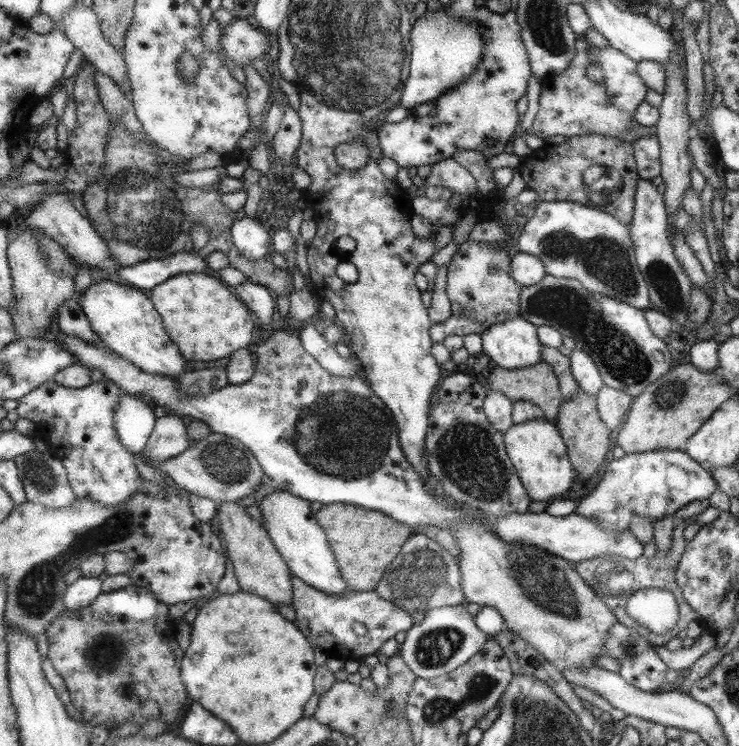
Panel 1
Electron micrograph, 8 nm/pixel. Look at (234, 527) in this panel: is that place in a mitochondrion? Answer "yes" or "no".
no

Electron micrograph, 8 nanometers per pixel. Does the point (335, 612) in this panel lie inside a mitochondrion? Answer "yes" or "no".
no

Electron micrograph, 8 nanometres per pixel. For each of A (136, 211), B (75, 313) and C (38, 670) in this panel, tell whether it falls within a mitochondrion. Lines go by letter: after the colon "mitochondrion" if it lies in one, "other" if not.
A: mitochondrion
B: other
C: other

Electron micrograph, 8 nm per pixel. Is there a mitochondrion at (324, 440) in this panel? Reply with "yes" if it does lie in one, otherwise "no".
yes

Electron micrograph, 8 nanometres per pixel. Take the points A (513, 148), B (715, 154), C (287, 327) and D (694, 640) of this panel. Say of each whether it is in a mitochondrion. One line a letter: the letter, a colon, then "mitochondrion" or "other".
A: other
B: other
C: other
D: other

